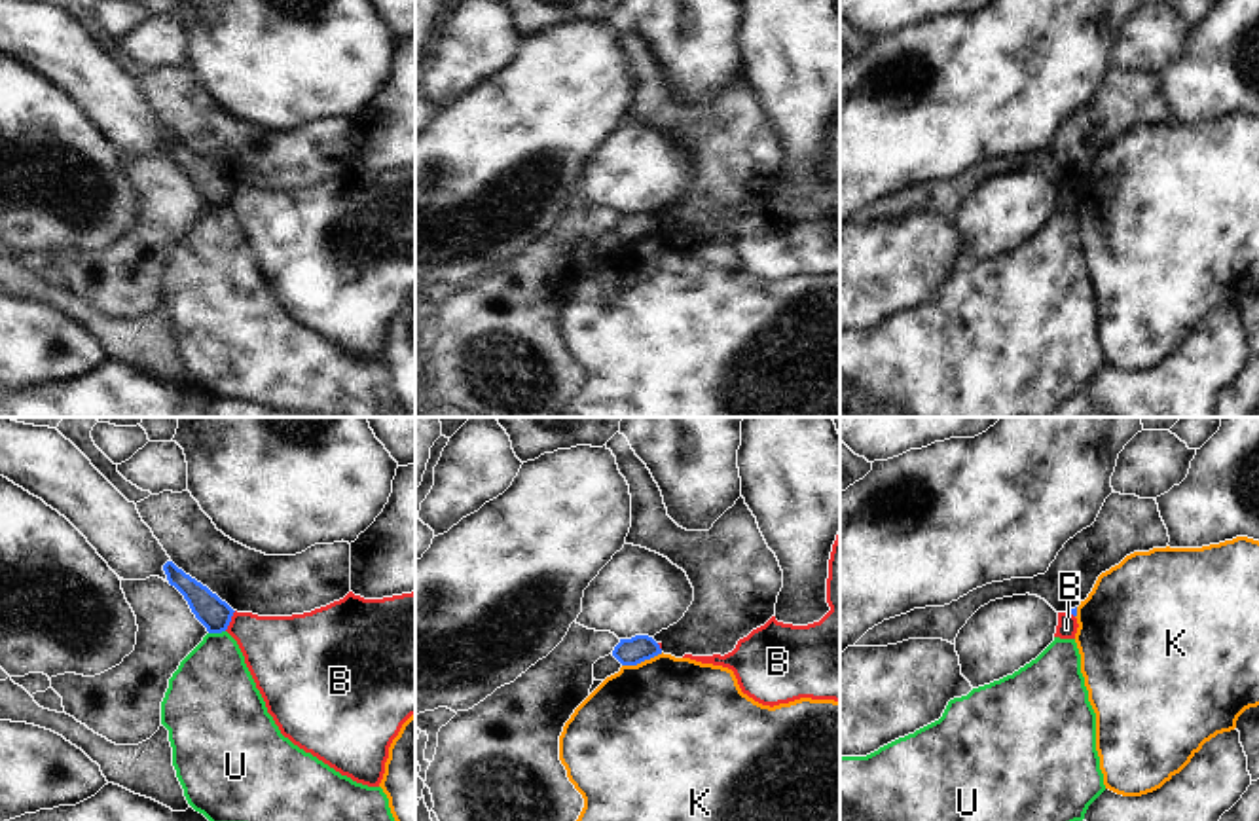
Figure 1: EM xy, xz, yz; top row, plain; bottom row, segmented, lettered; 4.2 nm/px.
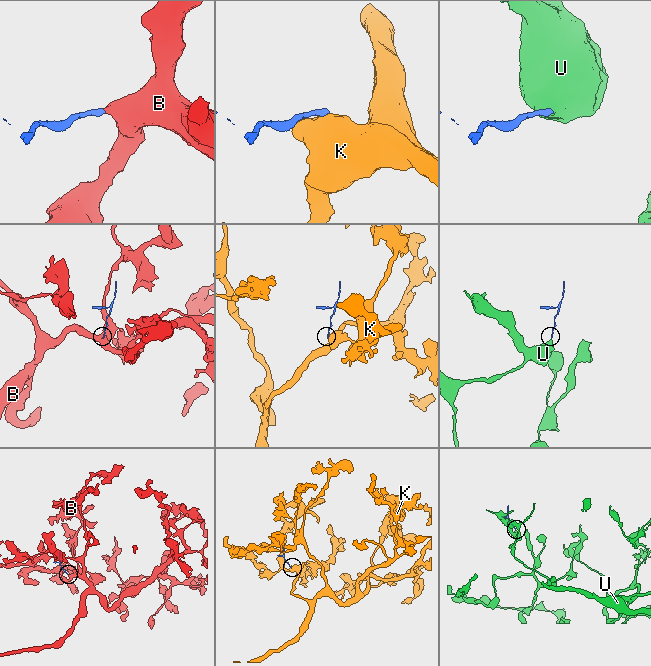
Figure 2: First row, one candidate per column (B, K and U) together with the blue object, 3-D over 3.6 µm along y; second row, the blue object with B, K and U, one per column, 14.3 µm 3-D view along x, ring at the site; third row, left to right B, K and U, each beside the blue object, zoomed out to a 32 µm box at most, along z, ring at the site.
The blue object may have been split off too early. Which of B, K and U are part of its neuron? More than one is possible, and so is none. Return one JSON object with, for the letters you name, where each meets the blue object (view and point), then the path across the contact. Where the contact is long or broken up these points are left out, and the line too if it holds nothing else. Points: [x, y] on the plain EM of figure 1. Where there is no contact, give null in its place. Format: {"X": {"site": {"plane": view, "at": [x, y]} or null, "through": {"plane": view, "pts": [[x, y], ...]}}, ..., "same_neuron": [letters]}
{"same_neuron": []}

